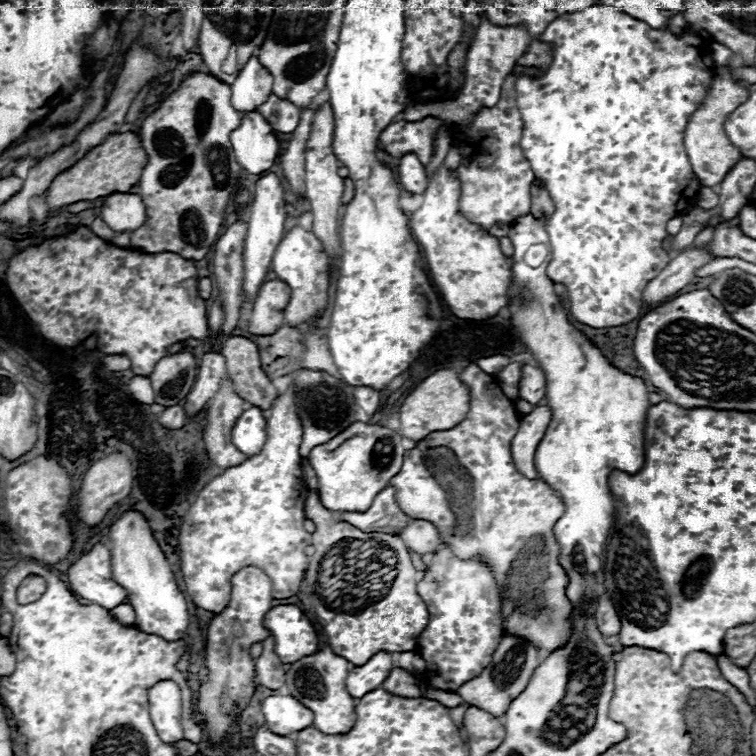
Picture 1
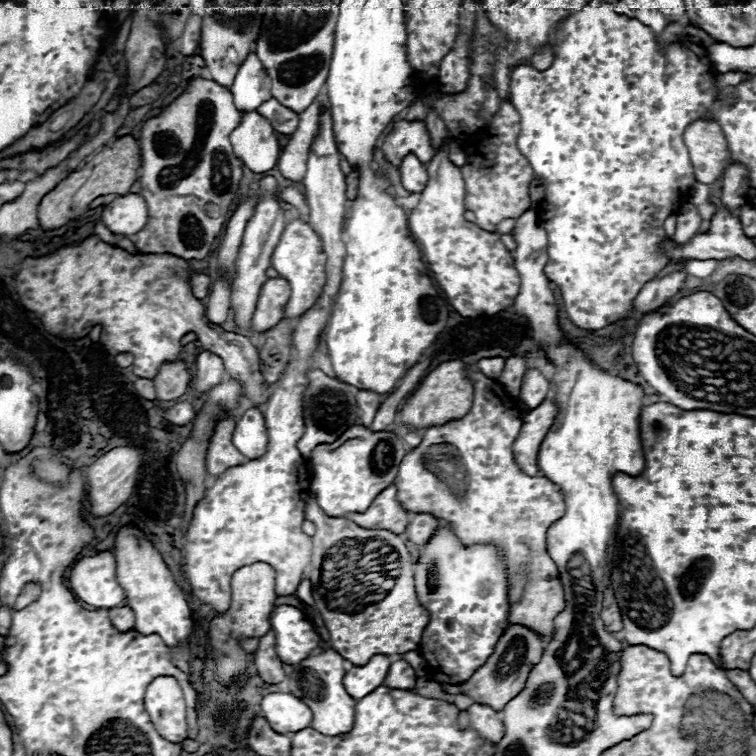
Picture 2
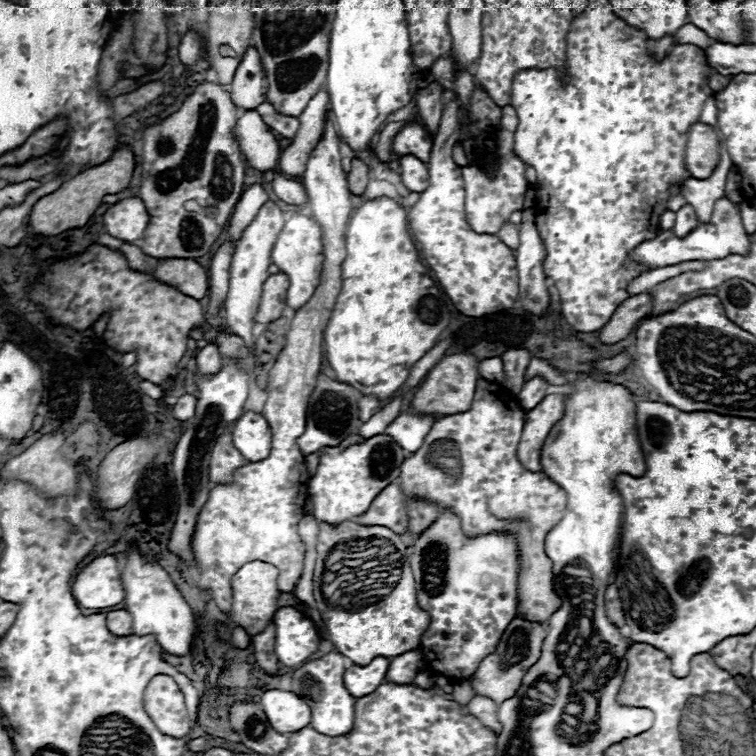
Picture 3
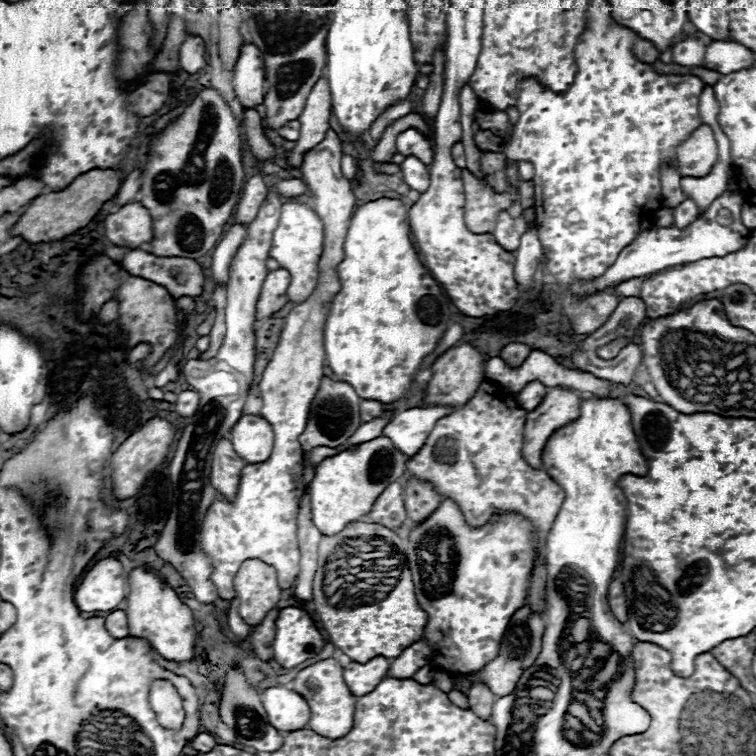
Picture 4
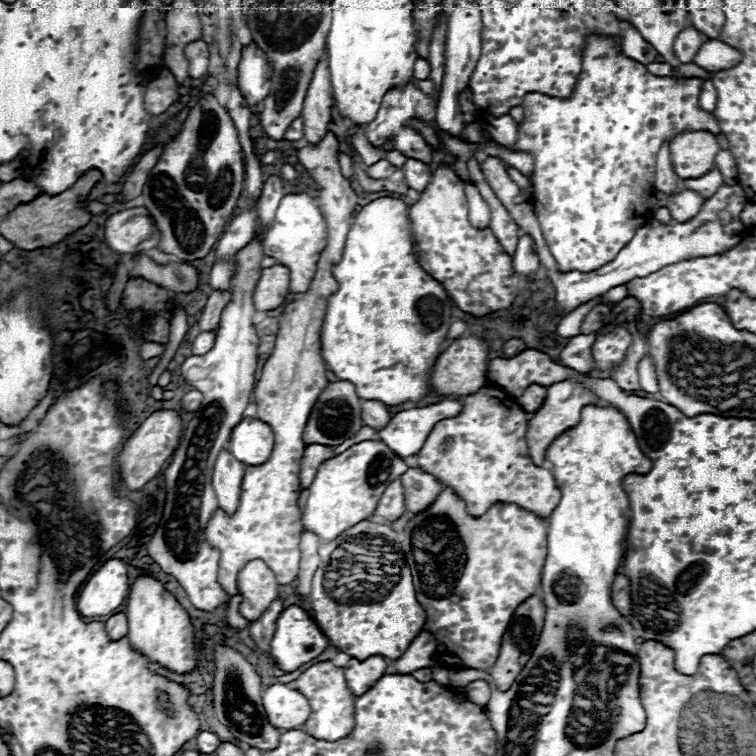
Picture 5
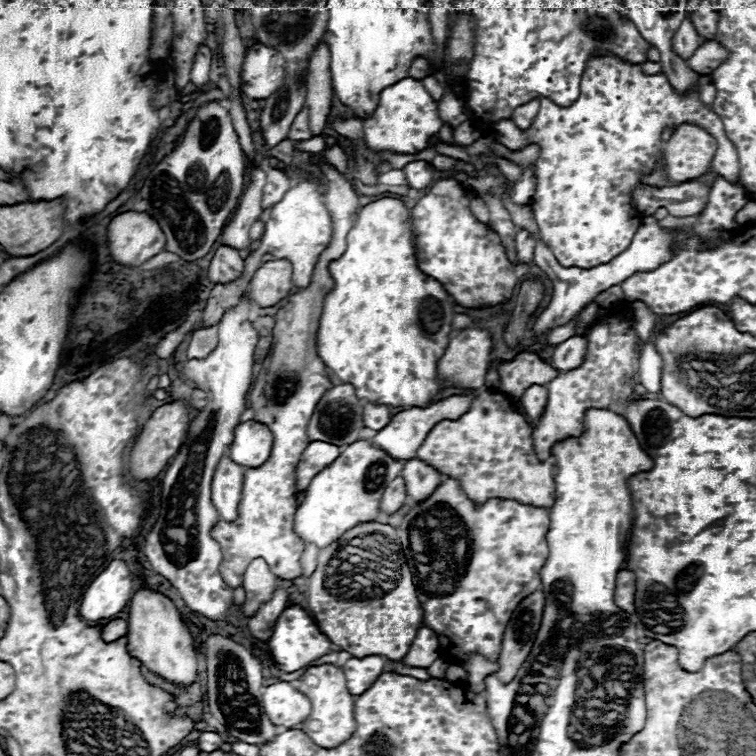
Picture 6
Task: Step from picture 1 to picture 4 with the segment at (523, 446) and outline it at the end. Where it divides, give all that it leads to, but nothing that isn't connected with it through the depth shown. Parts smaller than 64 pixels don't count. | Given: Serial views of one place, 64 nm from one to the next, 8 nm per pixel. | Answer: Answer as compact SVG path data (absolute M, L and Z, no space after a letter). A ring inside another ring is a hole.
M554 386L542 404L528 412L524 426L524 458L532 468L542 466L542 450L548 438L562 426L570 424L580 414L582 394L568 386Z

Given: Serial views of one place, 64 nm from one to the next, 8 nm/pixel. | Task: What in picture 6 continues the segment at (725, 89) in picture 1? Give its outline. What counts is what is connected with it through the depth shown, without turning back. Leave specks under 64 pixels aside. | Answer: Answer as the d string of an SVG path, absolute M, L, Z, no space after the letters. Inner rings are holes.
M682 124L662 146L658 160L666 168L668 182L678 184L706 174L716 148L716 140L704 128L696 124Z

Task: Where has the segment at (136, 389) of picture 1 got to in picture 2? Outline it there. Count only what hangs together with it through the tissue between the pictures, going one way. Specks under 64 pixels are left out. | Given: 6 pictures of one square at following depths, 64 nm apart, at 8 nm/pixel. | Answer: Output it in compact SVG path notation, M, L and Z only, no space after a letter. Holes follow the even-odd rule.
M138 378L134 382L134 388L138 392L138 396L146 398L146 400L156 400L156 388L154 388L154 382L152 380L146 380L146 378Z

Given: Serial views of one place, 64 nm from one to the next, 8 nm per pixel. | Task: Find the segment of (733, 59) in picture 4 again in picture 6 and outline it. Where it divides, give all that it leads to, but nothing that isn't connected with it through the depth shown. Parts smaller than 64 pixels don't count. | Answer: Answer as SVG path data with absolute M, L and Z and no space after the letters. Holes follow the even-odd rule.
M708 40L706 44L702 44L686 62L688 66L698 72L700 76L708 76L710 72L714 72L714 68L718 68L718 64L722 64L722 60L726 58L726 50L714 42L714 40Z

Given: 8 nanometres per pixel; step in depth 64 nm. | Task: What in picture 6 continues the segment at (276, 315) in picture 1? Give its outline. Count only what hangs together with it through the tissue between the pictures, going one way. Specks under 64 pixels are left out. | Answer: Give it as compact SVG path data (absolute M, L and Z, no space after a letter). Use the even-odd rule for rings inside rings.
M284 258L264 262L250 280L250 296L258 306L274 306L292 290L292 264Z

